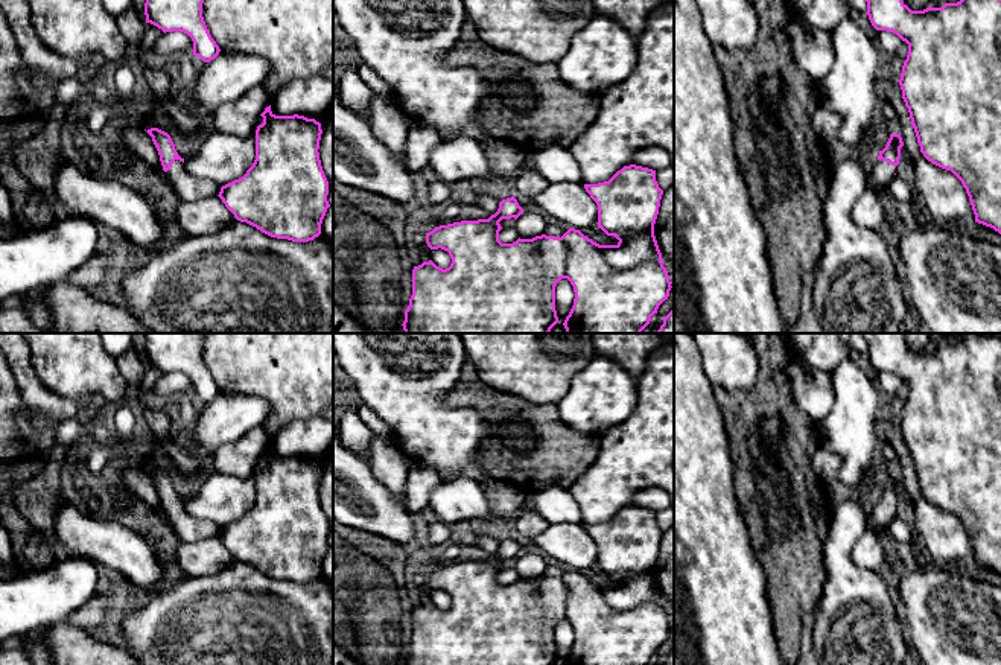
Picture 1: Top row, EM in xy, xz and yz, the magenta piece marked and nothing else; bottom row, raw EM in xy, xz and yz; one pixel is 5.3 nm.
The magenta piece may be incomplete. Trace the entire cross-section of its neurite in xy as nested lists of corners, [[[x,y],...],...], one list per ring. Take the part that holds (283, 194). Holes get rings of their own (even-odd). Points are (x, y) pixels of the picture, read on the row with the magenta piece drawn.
[[[271,105],[256,129],[256,160],[246,173],[225,186],[187,172],[170,135],[158,128],[146,132],[158,151],[163,170],[181,201],[219,196],[240,222],[292,242],[321,234],[330,207],[329,181],[319,160],[321,123],[304,116],[275,116]]]

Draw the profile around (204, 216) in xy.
[[[219,196],[181,201],[176,208],[175,224],[187,236],[207,236],[219,231],[224,225],[237,221]]]

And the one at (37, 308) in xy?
[[[49,286],[15,297],[15,301],[24,301],[26,313],[38,329],[52,329],[55,326],[53,310],[43,297],[46,288]]]

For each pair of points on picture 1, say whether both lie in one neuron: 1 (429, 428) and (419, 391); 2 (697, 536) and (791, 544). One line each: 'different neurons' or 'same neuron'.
1: same neuron
2: different neurons

